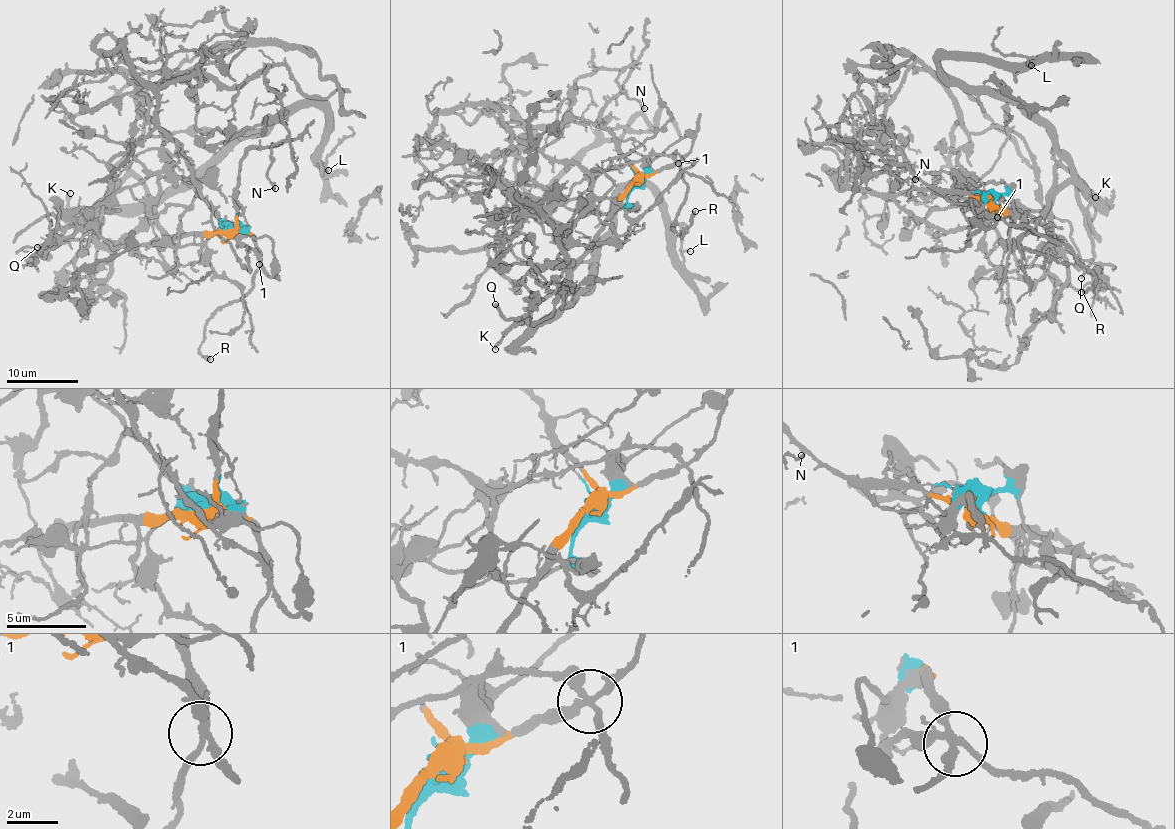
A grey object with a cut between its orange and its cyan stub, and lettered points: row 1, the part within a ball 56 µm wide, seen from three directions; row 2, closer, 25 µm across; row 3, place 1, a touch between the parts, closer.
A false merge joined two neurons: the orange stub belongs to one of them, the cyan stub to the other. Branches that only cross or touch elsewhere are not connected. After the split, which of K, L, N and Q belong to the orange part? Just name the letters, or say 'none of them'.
K, L, Q

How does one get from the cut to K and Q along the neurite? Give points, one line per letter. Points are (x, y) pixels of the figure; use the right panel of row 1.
K: (993, 205), (1036, 217), (1047, 197), (1070, 183), (1090, 201), (1085, 212), (1088, 223), (1095, 197)
Q: (993, 205), (1036, 217), (1047, 197), (1070, 183), (1077, 186), (1089, 202), (1084, 222), (1093, 247), (1081, 278)

